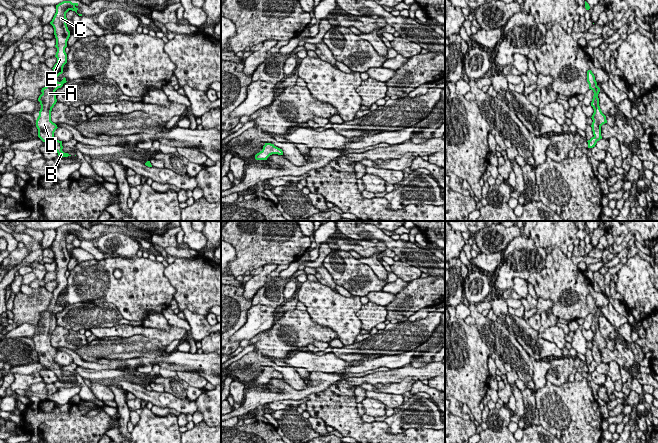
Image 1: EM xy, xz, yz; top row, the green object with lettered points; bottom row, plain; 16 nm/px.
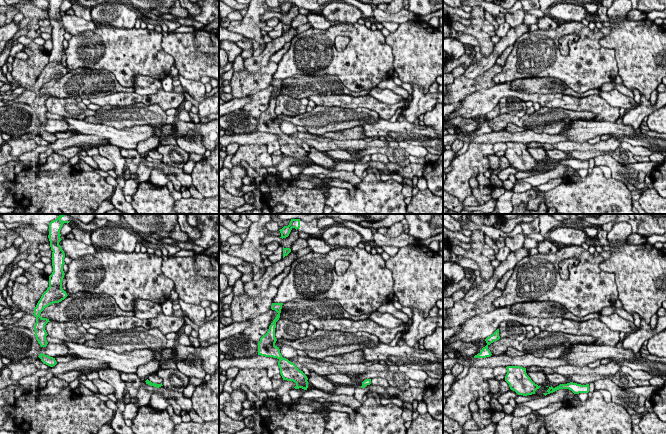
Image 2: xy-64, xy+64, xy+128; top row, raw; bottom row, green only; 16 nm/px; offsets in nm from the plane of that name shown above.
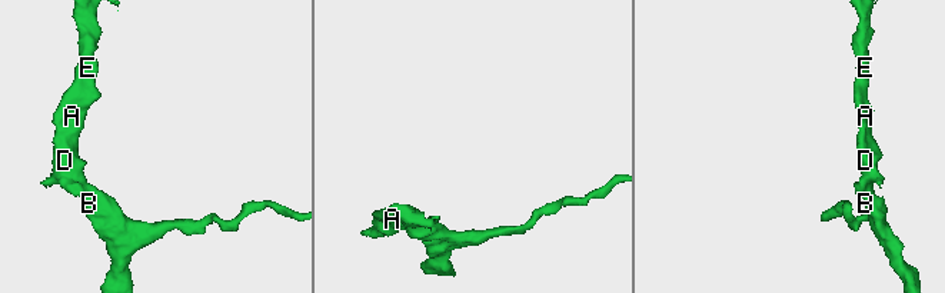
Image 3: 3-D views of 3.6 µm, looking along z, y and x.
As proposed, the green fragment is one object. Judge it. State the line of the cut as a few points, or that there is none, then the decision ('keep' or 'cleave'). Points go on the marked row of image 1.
cut none; keep

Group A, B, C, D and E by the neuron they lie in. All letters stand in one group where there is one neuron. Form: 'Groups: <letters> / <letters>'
Groups: A B C D E

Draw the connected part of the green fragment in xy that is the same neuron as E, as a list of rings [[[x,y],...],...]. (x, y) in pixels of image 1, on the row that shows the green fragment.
[[[63,1],[56,5],[56,13],[50,24],[54,28],[54,35],[56,38],[55,47],[57,48],[57,52],[55,57],[57,58],[57,63],[52,68],[53,73],[48,81],[48,85],[42,88],[42,94],[38,98],[41,105],[39,116],[36,120],[38,137],[43,142],[48,143],[51,147],[53,147],[60,157],[68,157],[71,155],[64,153],[62,151],[62,141],[54,138],[54,132],[58,127],[51,121],[51,111],[57,102],[55,91],[67,82],[65,77],[61,82],[57,81],[57,77],[63,73],[63,67],[67,63],[65,48],[67,47],[67,41],[70,37],[70,31],[66,24],[66,13],[69,10],[77,13],[77,6],[78,3],[72,3],[71,1]]]

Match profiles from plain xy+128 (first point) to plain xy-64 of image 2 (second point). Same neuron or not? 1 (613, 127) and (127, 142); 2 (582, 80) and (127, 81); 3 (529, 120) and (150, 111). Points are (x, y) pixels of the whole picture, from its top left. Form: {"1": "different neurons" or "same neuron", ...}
{"1": "different neurons", "2": "same neuron", "3": "same neuron"}

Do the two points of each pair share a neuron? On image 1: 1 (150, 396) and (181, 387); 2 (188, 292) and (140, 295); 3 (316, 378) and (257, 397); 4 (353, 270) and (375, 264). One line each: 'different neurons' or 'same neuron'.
1: different neurons
2: different neurons
3: same neuron
4: different neurons

